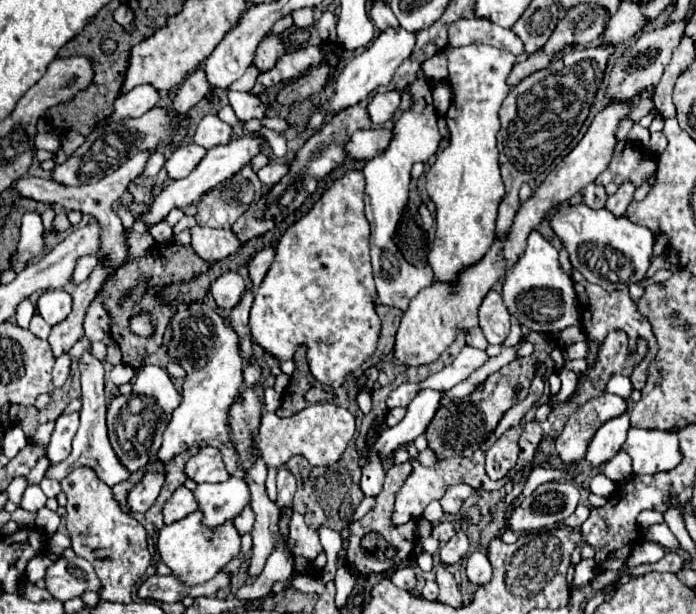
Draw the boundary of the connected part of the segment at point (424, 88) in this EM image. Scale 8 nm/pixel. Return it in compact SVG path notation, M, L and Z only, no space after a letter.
M418 78L410 84L410 92L416 98L416 104L402 114L402 118L394 126L394 140L386 152L372 158L364 166L366 176L366 198L368 198L368 212L366 218L370 222L370 256L374 268L374 280L378 290L378 300L384 306L394 306L406 310L410 300L426 286L430 286L432 270L416 270L410 262L402 258L402 252L394 244L394 232L402 218L404 206L408 204L408 184L410 184L410 170L414 162L428 162L432 154L436 154L438 144L442 140L438 126L436 126L436 108L432 106L432 88L426 78Z

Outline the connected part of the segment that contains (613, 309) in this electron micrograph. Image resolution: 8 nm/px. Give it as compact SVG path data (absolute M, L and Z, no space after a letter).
M574 270L574 288L576 288L576 296L578 296L578 304L580 304L580 312L582 312L582 326L586 330L586 336L588 338L594 338L598 342L602 342L608 334L608 330L626 330L628 336L642 336L648 340L648 346L650 346L650 352L648 356L644 358L642 364L638 364L638 368L632 372L630 380L632 380L632 386L636 390L642 390L644 388L644 382L648 380L648 366L650 362L656 358L658 354L658 342L656 342L656 336L652 334L652 326L648 322L648 318L644 318L638 310L636 310L636 302L630 298L628 294L628 288L622 288L622 290L604 290L600 286L594 286L590 282L586 282L586 278Z

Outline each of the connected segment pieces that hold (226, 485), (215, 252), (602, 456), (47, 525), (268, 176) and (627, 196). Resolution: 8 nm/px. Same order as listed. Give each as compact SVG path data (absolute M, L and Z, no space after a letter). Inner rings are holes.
M230 478L220 484L198 484L194 494L208 526L236 518L240 510L250 502L248 486L240 478Z
M194 226L190 232L192 232L194 252L206 262L224 260L226 256L237 252L241 247L241 243L230 228L212 229ZM212 232L214 232L214 236L212 236Z
M628 412L618 416L618 418L612 418L610 422L606 422L596 432L596 436L592 438L592 442L590 442L588 450L586 450L586 456L584 456L586 464L590 468L600 468L608 460L612 460L620 452L620 448L622 448L622 444L626 440L626 432L628 430L630 430L630 416L628 416Z
M40 508L36 512L36 528L40 532L44 532L46 536L52 536L56 530L58 530L58 524L60 524L60 516L48 508Z
M270 162L268 166L258 170L258 178L260 178L262 184L274 186L286 172L288 172L288 164L274 164L274 162Z
M622 182L622 184L618 186L618 192L612 194L612 196L608 196L606 208L608 208L614 216L624 216L628 204L630 204L632 198L634 198L634 190L636 190L636 186L632 186L632 182Z

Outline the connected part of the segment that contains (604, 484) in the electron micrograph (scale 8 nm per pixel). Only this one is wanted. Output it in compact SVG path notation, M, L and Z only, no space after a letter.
M604 474L594 476L592 482L590 482L590 492L594 492L596 496L610 498L610 496L614 494L614 490L616 490L616 484L614 484L610 478L606 478Z

